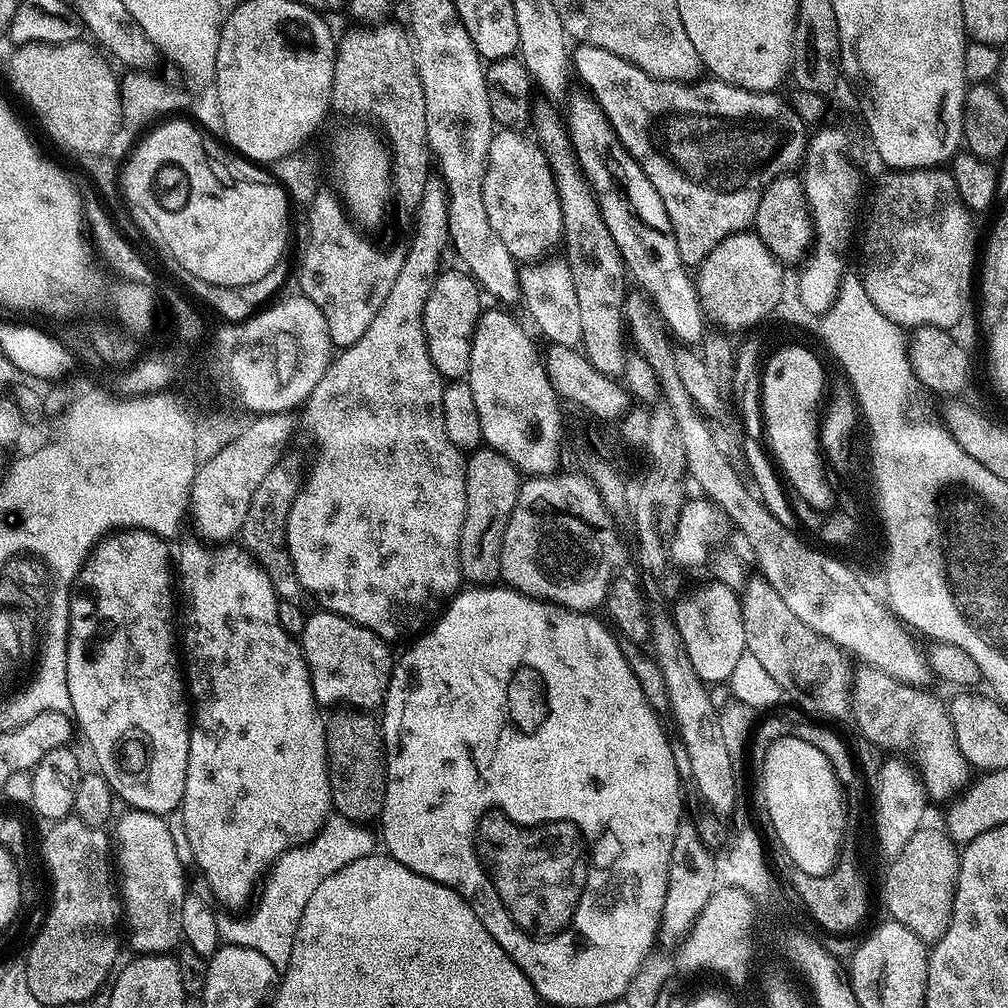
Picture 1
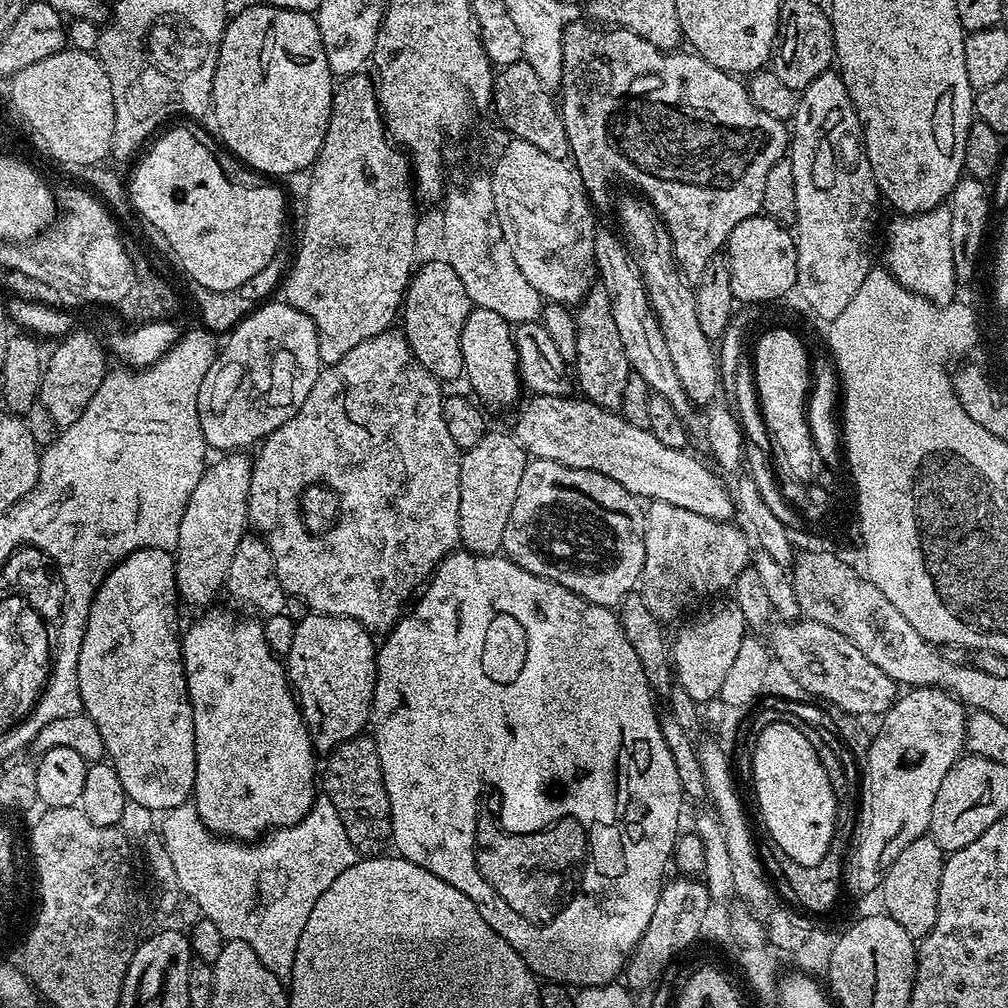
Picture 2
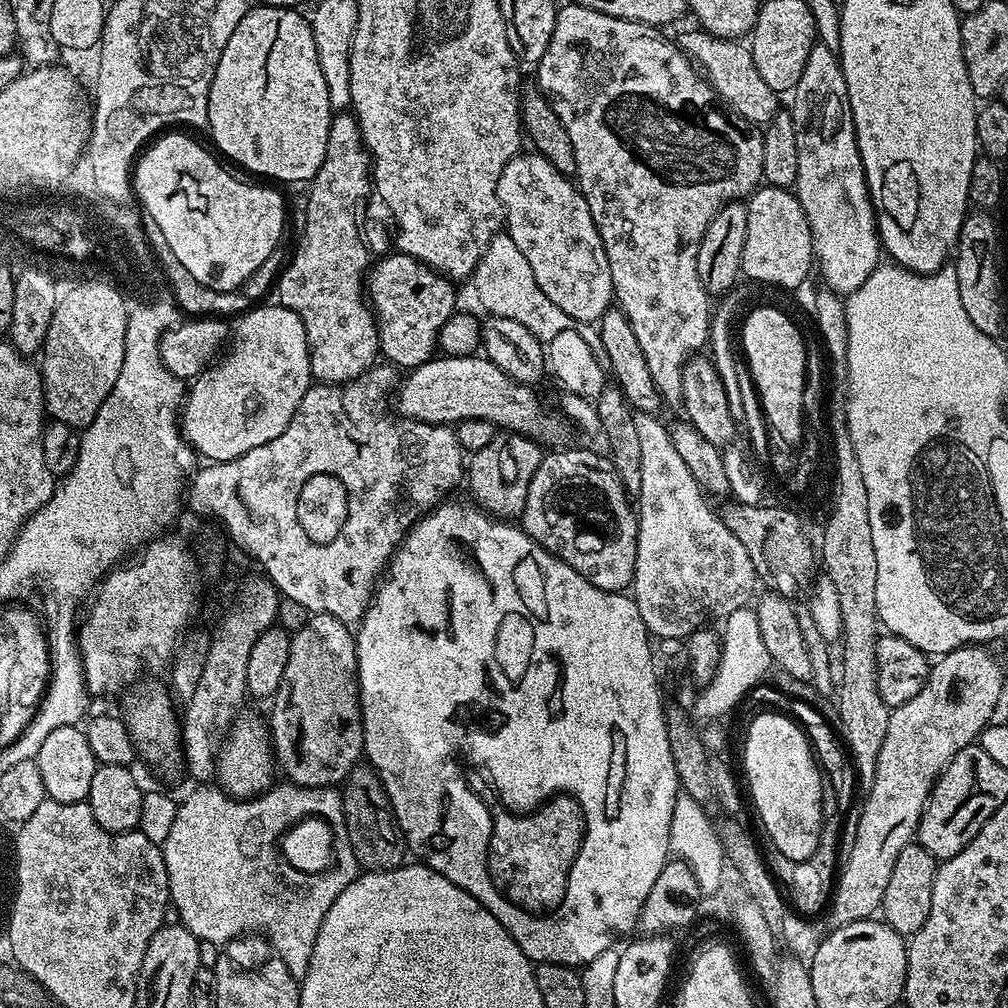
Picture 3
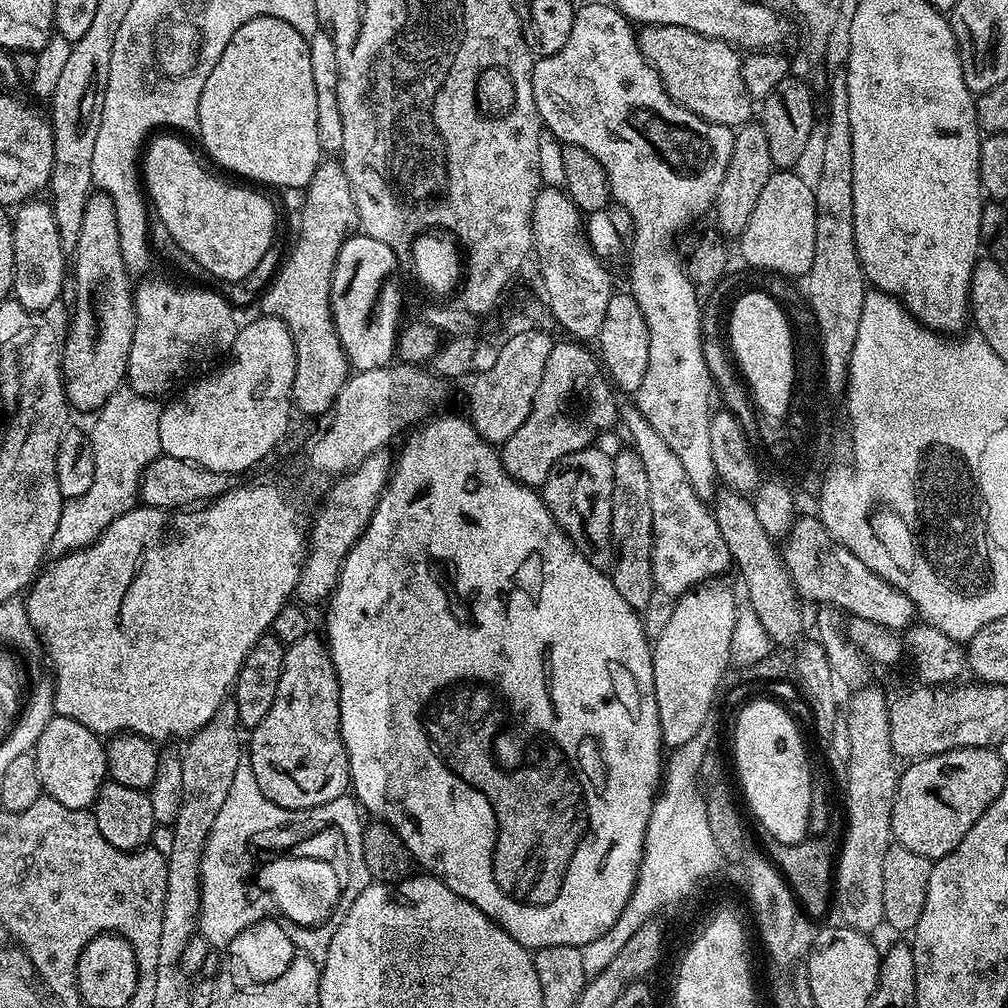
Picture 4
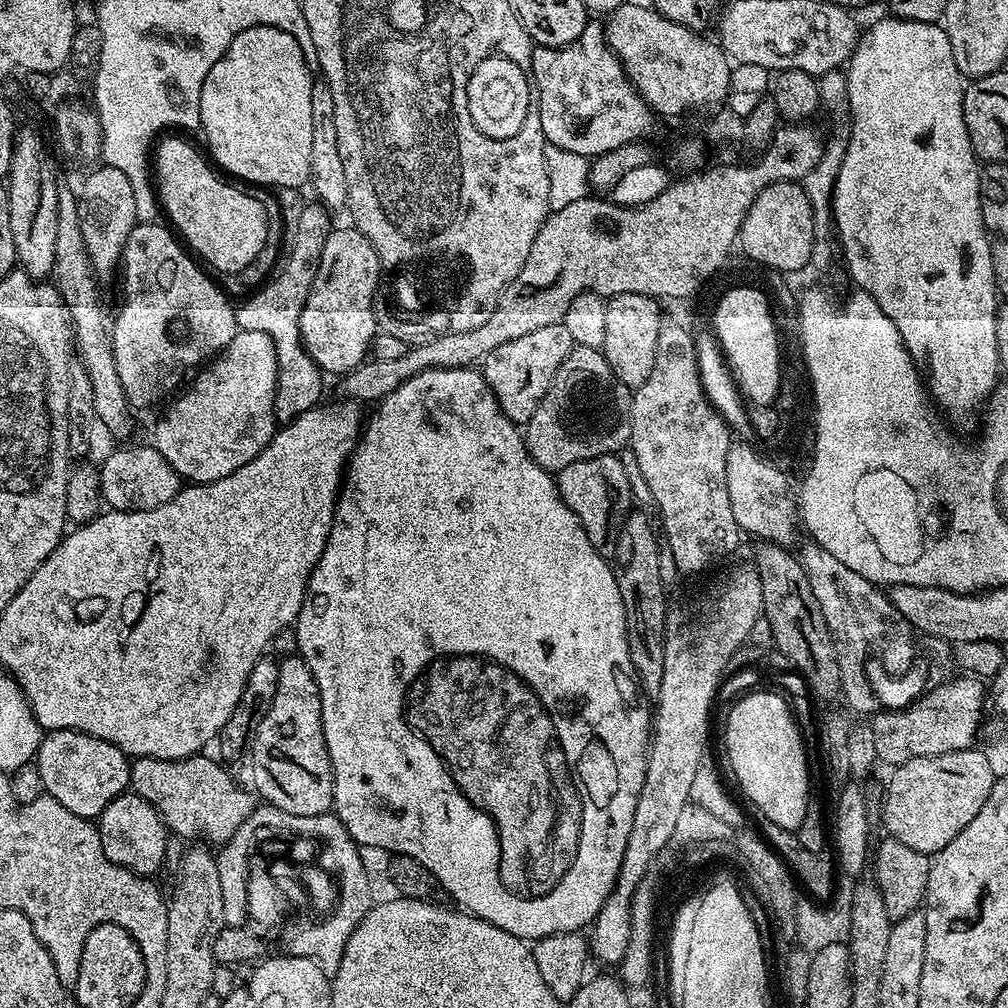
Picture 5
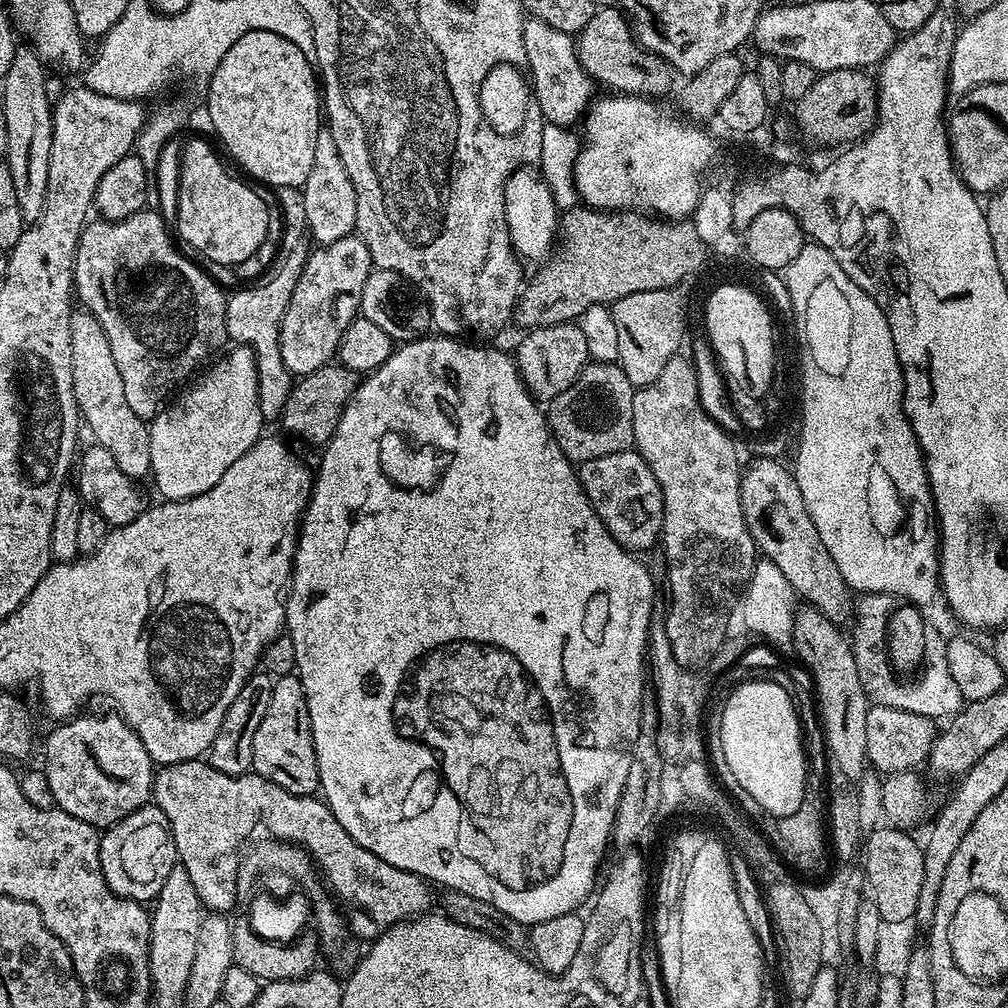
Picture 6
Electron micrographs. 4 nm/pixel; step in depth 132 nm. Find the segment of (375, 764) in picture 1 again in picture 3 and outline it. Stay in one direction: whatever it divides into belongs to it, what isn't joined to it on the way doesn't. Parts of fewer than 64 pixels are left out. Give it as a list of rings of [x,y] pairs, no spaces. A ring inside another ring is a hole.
[[[361,762],[342,785],[344,799],[344,825],[356,855],[355,863],[370,872],[394,870],[405,863],[406,841],[398,826],[390,798],[386,794],[380,775],[367,763]]]

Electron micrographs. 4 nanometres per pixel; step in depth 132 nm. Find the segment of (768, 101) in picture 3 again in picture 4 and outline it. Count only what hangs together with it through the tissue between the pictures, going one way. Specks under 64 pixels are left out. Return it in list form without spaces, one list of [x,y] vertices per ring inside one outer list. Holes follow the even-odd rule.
[[[661,24],[643,25],[637,40],[640,52],[659,74],[665,90],[676,104],[706,121],[731,128],[751,121],[754,104],[742,81],[742,56],[731,44],[706,38],[682,26]]]

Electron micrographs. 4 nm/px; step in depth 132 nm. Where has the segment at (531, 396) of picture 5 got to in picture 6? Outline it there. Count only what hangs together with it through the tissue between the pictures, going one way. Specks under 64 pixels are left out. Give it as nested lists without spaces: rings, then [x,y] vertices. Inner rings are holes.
[[[579,323],[545,324],[543,328],[531,329],[527,335],[514,351],[516,368],[525,386],[537,398],[551,398],[562,394],[562,390],[566,390],[566,386],[570,386],[574,378],[578,378],[578,374],[590,360],[586,338]]]

